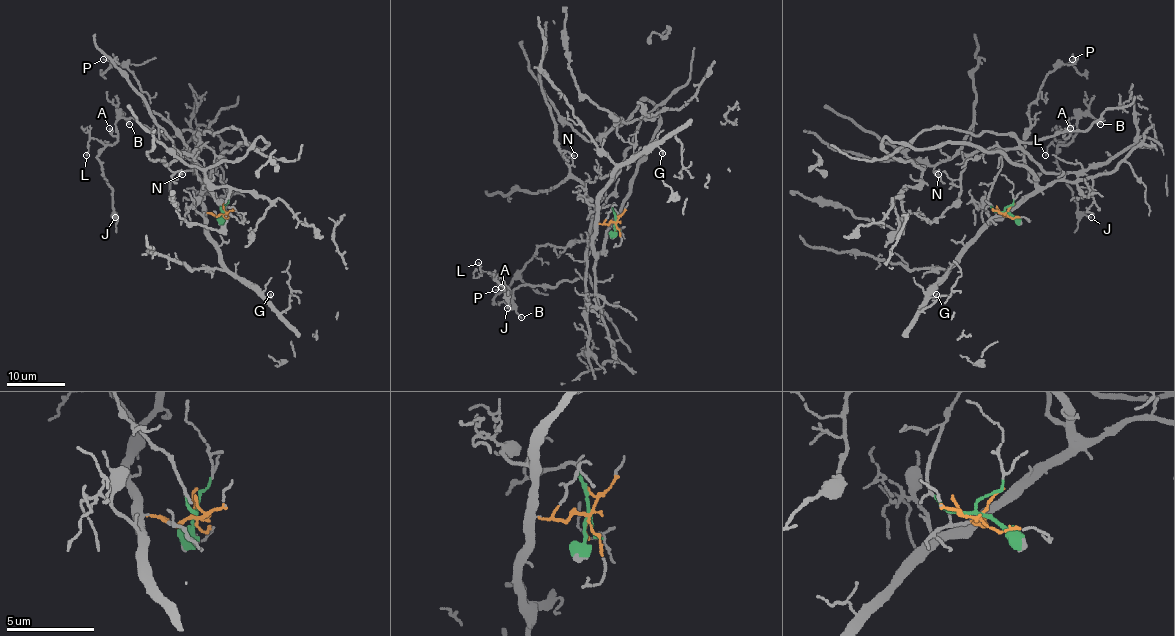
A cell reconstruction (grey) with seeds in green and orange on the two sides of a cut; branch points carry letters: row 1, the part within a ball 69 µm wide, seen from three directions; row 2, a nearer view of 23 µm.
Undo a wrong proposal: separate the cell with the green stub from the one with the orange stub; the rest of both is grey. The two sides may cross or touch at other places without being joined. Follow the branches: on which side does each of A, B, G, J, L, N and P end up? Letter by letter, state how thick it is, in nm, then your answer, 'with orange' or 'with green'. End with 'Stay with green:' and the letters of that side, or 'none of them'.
A: calibre 100 nm; with green
B: calibre 120 nm; with green
G: calibre 120 nm; with orange
J: calibre 130 nm; with green
L: calibre 100 nm; with green
N: calibre 130 nm; with green
P: calibre 110 nm; with orange
Stay with green: A, B, J, L, N

